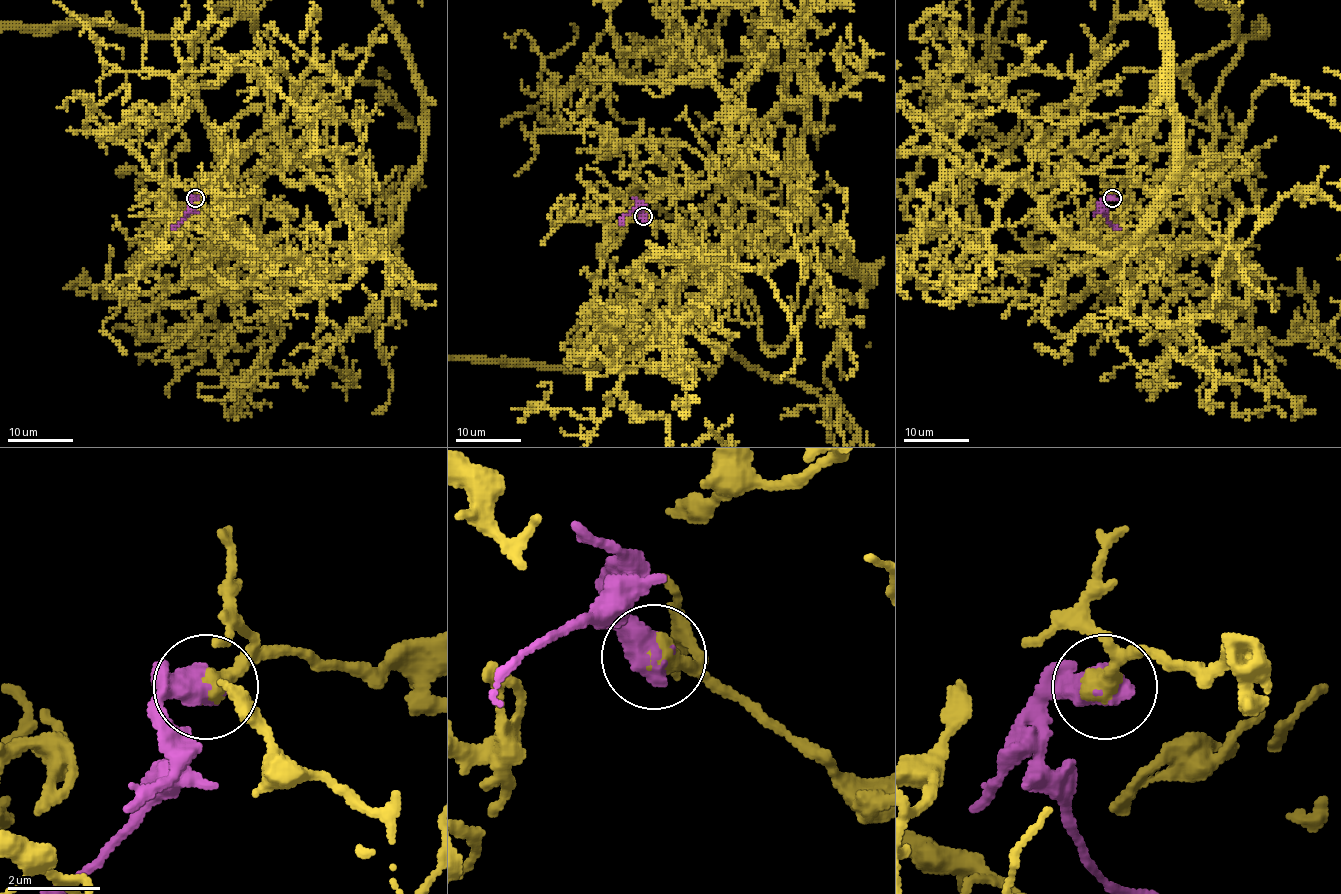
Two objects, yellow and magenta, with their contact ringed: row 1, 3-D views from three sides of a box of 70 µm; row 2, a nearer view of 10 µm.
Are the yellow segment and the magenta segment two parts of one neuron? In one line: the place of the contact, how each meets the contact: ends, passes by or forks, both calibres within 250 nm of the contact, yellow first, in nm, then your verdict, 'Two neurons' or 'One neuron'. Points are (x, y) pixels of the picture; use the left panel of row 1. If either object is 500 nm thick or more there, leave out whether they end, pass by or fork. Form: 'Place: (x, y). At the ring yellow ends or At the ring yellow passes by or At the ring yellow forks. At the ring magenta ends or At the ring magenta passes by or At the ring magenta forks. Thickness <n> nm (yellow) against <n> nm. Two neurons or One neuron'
Place: (195, 198). Thickness 480 nm (yellow) against 750 nm. One neuron

